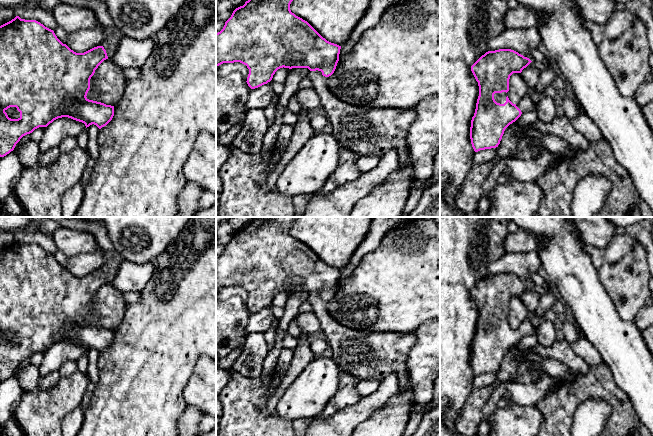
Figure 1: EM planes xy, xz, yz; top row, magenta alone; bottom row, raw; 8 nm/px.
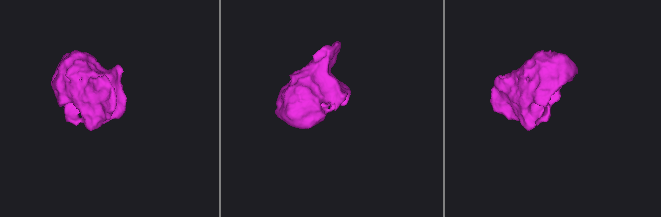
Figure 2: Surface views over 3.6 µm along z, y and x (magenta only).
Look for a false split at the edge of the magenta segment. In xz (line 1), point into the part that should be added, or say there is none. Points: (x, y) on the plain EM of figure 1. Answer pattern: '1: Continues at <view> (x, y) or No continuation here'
1: Continues at xz (365, 355)

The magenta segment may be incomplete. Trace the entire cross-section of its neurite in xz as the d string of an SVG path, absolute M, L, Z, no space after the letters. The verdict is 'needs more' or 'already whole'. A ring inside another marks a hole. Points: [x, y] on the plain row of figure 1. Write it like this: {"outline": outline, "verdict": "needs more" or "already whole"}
{"outline": "M253 217L253 220L245 226L243 230L240 230L236 232L231 241L225 246L225 249L223 253L216 257L216 291L223 288L223 287L234 287L234 286L240 286L247 290L249 293L249 298L247 301L247 308L251 313L258 312L264 308L267 308L270 306L273 302L273 299L275 296L280 292L308 292L309 295L309 301L312 304L313 313L318 318L320 325L321 325L321 331L326 336L326 341L328 343L328 346L332 349L333 355L331 359L337 364L341 372L345 372L355 378L357 378L359 381L365 380L369 381L372 379L379 379L380 381L384 380L390 373L395 373L399 378L400 387L402 389L402 392L396 396L393 396L389 399L388 403L379 409L377 412L374 413L372 417L358 425L358 427L354 430L352 433L352 436L403 436L403 433L406 429L406 425L409 420L410 415L410 405L411 405L411 395L412 395L412 386L411 386L411 380L409 375L409 369L407 366L407 360L408 360L408 354L410 353L411 348L416 342L417 335L416 332L414 333L406 333L406 334L400 334L400 333L394 333L394 332L371 332L371 331L357 331L355 329L348 328L342 324L339 324L337 321L335 321L327 310L327 303L329 300L331 300L337 290L337 287L339 285L339 278L341 270L331 267L327 265L325 262L323 262L307 245L303 244L302 242L296 240L294 237L290 234L290 228L294 224L294 222L297 220L298 217Z", "verdict": "needs more"}

